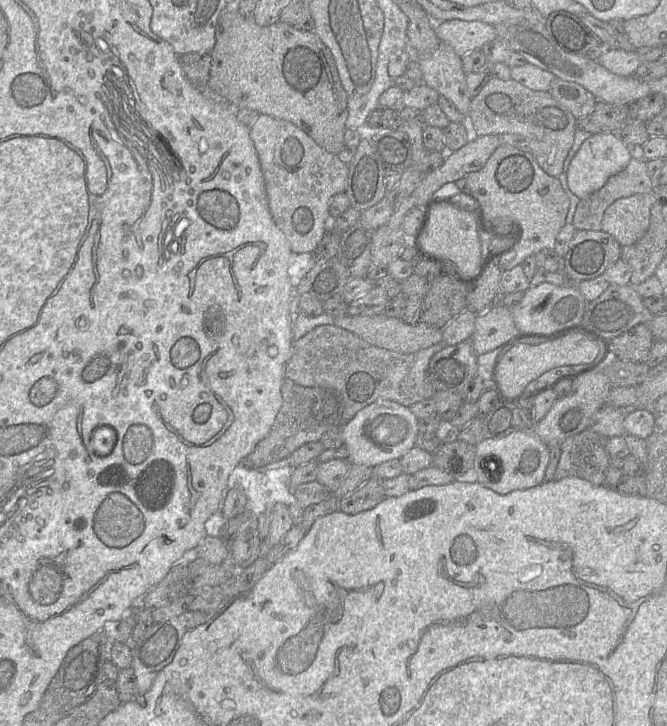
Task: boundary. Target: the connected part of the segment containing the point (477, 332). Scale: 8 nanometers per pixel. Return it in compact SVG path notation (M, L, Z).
M496 305L481 314L476 314L471 344L477 355L491 352L507 339L517 334L512 310Z

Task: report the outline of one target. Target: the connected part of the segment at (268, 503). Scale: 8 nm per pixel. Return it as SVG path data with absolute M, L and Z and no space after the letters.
M243 464L237 465L229 477L230 487L241 487L247 497L246 509L255 516L265 512L272 512L278 503L287 507L297 503L291 488L290 465L258 471Z

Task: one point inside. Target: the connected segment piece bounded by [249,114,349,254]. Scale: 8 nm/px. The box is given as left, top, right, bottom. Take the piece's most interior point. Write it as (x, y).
(301, 177)

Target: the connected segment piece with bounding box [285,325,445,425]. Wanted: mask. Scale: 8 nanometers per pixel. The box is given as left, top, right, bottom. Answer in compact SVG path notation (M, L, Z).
M321 325L293 341L285 377L300 386L337 391L342 400L344 425L358 411L377 400L391 400L410 407L433 397L435 391L427 381L427 368L432 356L444 346L441 342L415 353L404 354L374 346L335 325Z

